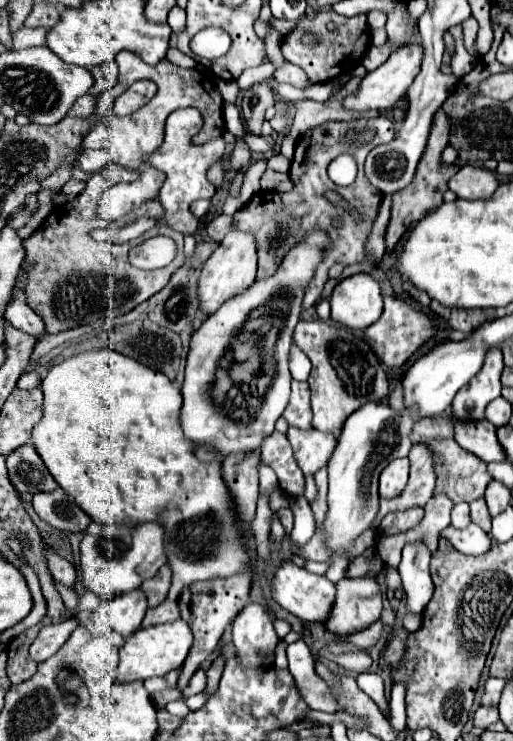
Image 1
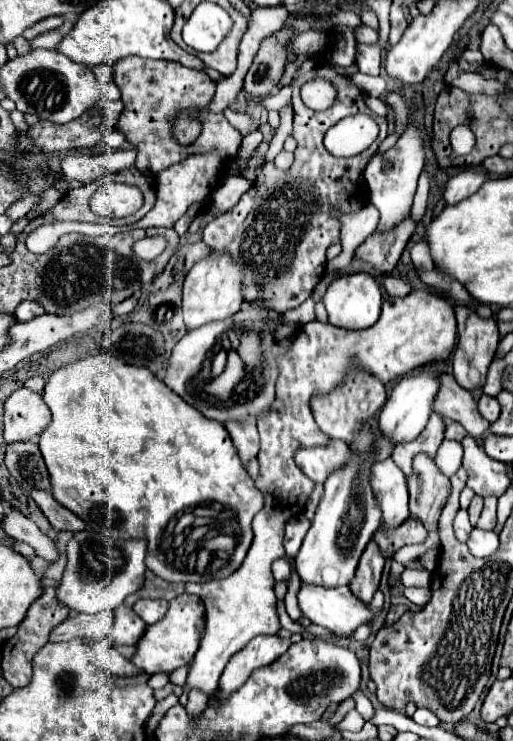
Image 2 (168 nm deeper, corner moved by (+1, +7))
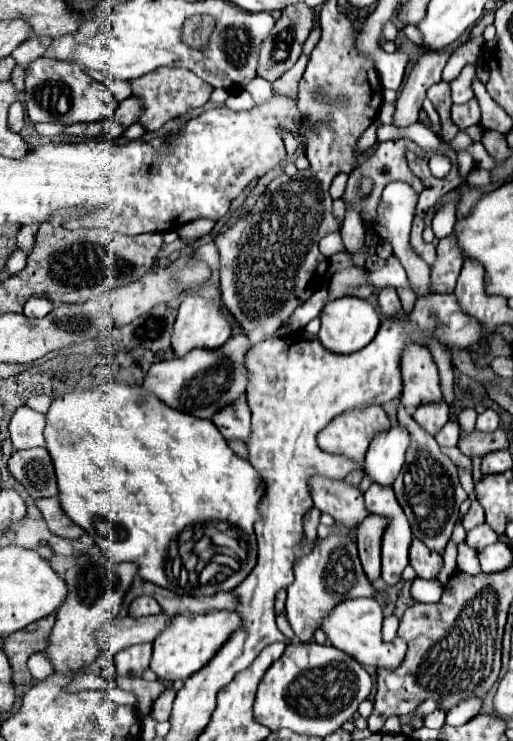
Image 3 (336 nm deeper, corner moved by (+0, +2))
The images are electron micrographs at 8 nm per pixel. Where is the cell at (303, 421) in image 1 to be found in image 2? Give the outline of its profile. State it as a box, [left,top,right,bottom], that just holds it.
[185,290,457,696]

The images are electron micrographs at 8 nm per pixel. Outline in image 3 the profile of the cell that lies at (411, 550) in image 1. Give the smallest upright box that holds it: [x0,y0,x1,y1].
[394,405,468,553]

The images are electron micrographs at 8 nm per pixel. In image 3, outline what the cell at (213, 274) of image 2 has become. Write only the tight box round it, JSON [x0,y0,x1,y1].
[172,295,232,357]

